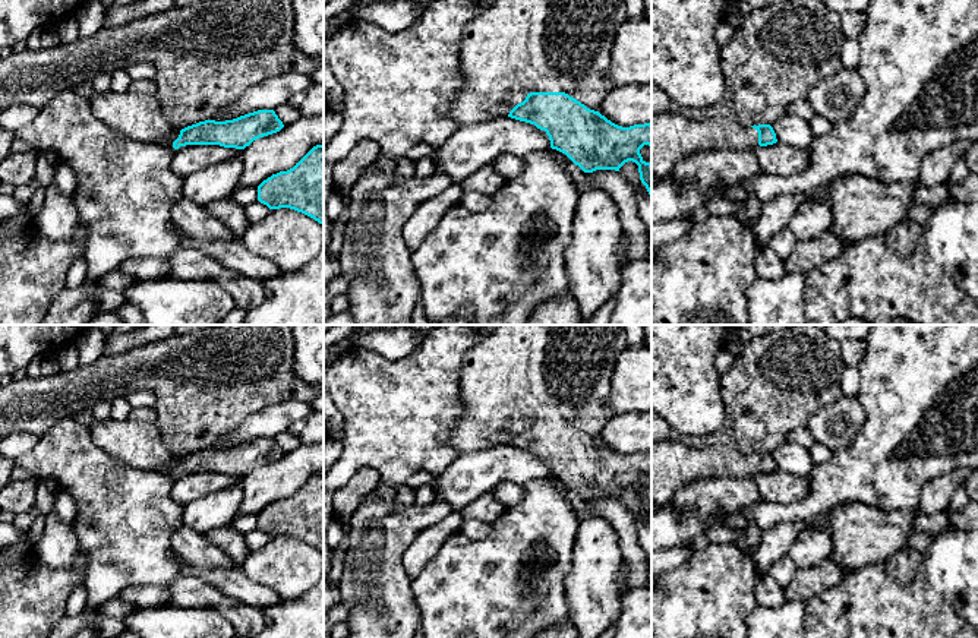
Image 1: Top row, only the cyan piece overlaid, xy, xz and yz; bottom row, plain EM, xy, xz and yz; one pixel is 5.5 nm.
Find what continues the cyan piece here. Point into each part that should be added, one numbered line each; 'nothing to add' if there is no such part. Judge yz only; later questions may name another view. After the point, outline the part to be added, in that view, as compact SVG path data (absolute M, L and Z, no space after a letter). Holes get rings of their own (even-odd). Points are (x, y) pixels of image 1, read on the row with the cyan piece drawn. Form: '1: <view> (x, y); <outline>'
1: yz (674, 136); M652 113L652 174L671 176L675 164L691 154L717 149L757 148L758 132L726 117L687 119Z

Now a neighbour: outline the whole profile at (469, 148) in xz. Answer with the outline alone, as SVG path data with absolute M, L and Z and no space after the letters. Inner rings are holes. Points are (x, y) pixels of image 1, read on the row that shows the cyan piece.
M493 117L482 124L458 126L445 145L435 149L432 160L436 173L460 184L501 154L523 158L539 149L550 149L545 130L511 117Z

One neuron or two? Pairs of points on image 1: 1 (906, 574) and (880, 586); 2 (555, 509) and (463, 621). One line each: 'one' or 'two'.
1: two
2: one

